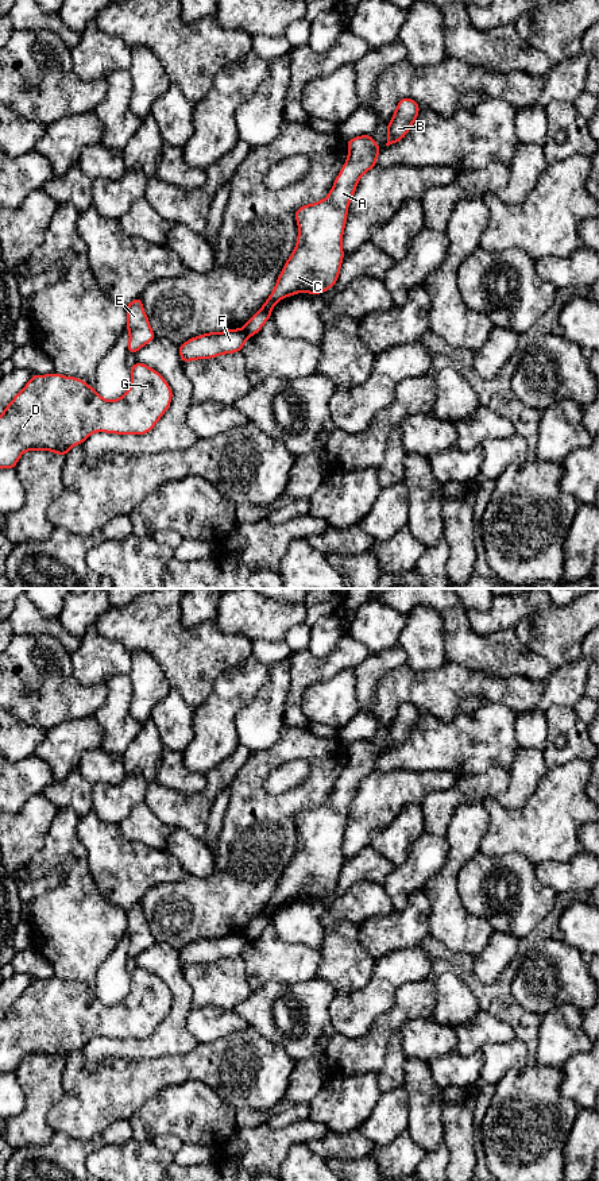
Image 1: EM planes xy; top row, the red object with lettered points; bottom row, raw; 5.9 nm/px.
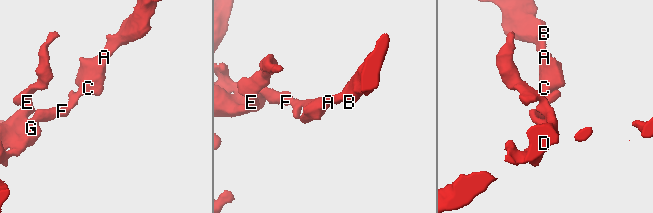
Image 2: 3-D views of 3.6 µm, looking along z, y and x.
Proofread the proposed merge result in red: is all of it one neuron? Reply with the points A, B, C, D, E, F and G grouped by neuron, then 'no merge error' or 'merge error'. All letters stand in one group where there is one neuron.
A B C / D E F G; merge error

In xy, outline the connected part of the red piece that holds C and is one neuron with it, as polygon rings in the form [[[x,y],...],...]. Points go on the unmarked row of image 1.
[[[372,740],[352,742],[347,749],[348,763],[328,800],[295,815],[297,849],[271,899],[244,929],[248,941],[262,934],[282,903],[297,898],[321,899],[336,889],[344,864],[343,838],[349,806],[360,781],[376,771],[376,761],[383,754]]]

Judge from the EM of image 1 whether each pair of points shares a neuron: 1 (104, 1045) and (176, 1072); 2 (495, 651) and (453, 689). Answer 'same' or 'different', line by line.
1: different
2: different

